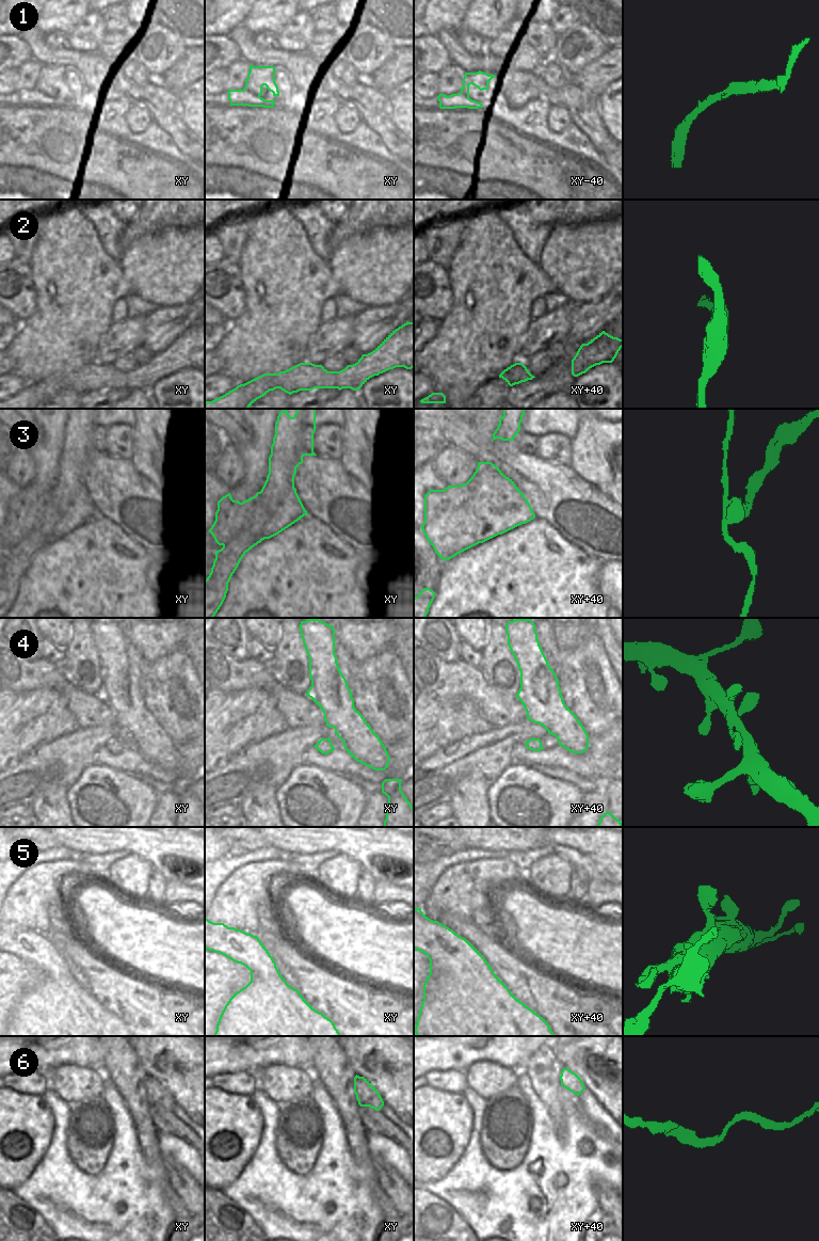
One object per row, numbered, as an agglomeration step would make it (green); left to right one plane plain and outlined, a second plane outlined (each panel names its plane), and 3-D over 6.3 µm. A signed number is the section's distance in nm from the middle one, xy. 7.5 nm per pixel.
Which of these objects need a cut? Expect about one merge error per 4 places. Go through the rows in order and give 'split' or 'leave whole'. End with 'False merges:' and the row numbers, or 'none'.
1: leave whole
2: leave whole
3: split
4: leave whole
5: leave whole
6: leave whole
False merges: 3

